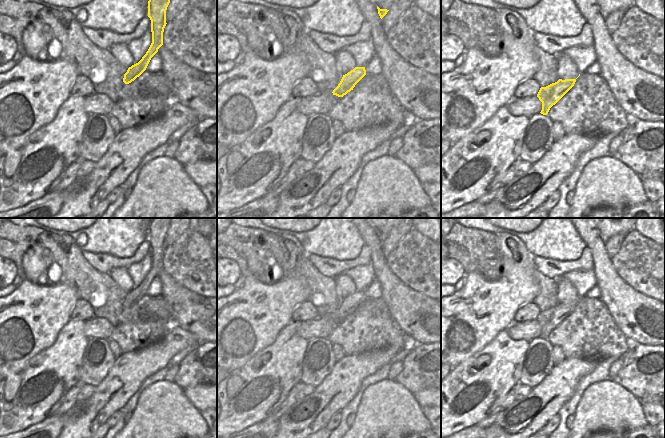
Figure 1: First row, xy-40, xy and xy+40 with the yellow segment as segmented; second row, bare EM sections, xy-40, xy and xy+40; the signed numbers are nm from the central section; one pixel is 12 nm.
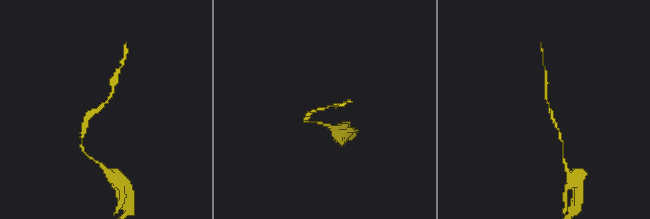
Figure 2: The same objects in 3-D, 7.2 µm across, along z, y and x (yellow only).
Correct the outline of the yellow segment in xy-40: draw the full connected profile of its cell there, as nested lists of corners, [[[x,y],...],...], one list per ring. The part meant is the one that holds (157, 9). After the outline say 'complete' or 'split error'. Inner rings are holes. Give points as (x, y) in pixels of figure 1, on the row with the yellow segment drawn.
[[[149,0],[148,17],[151,20],[152,43],[142,59],[128,68],[123,82],[129,84],[139,77],[147,68],[151,58],[163,45],[163,32],[166,26],[166,10],[170,0]]] | complete

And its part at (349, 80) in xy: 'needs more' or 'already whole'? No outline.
already whole

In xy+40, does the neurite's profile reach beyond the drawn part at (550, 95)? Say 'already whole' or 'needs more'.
already whole

